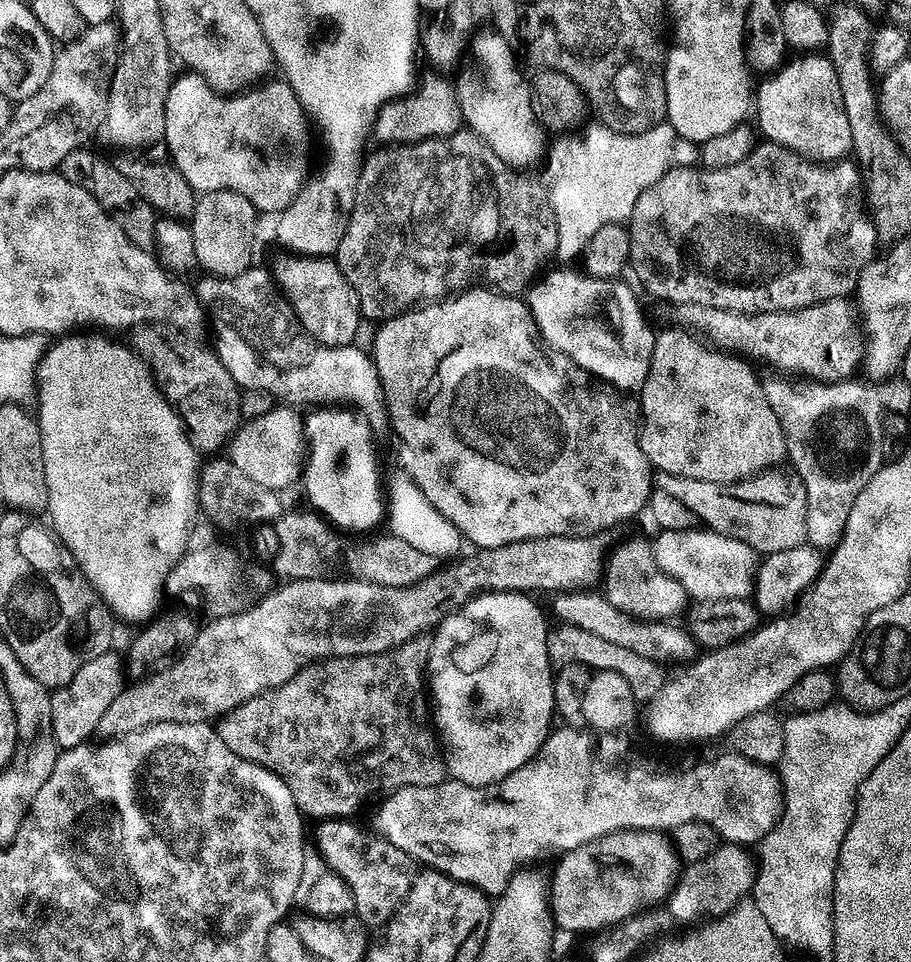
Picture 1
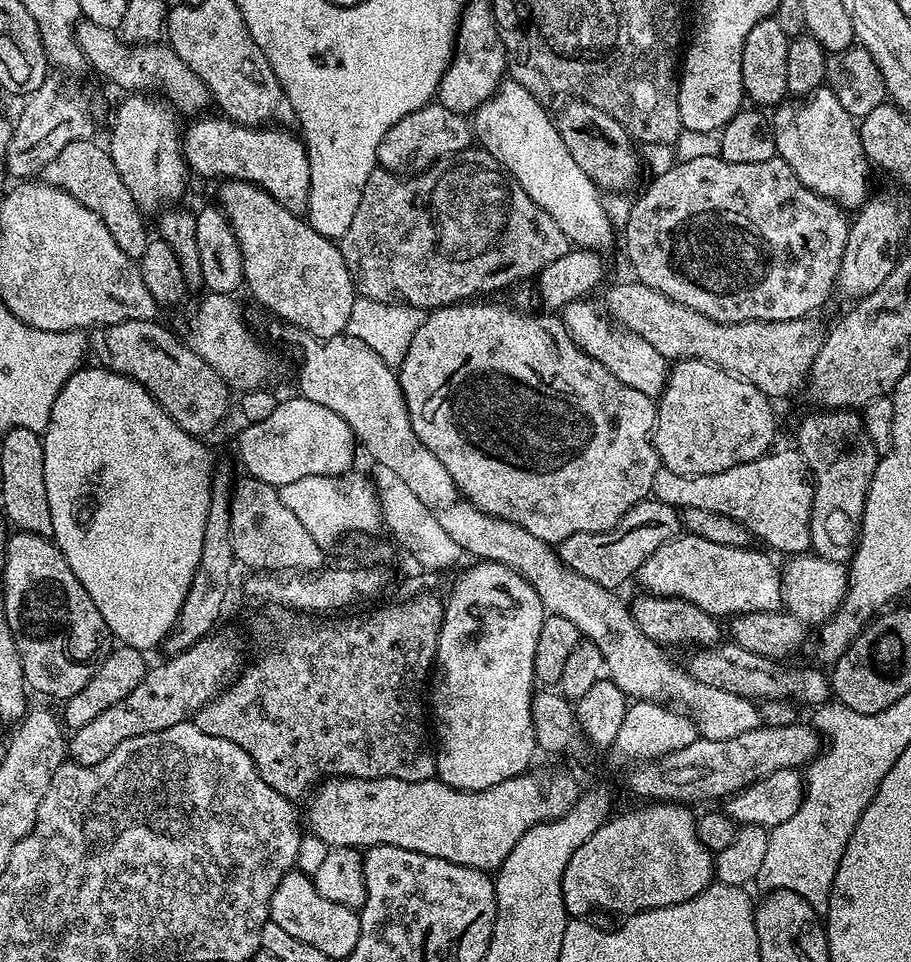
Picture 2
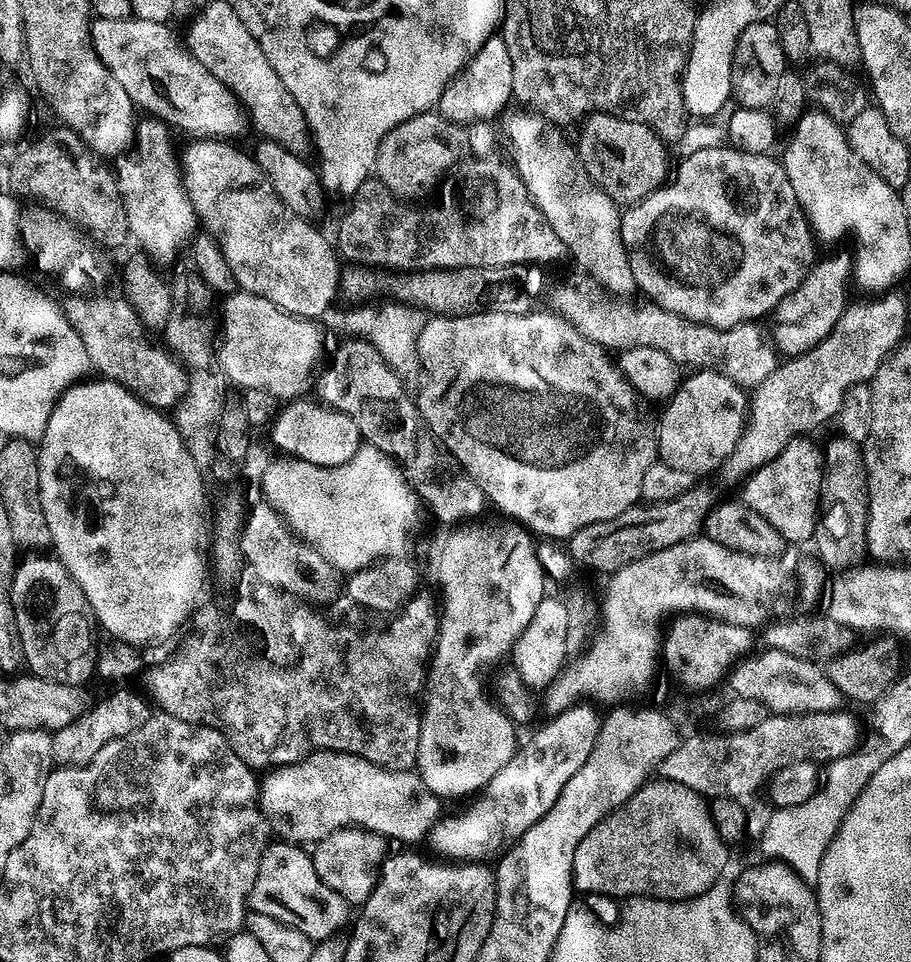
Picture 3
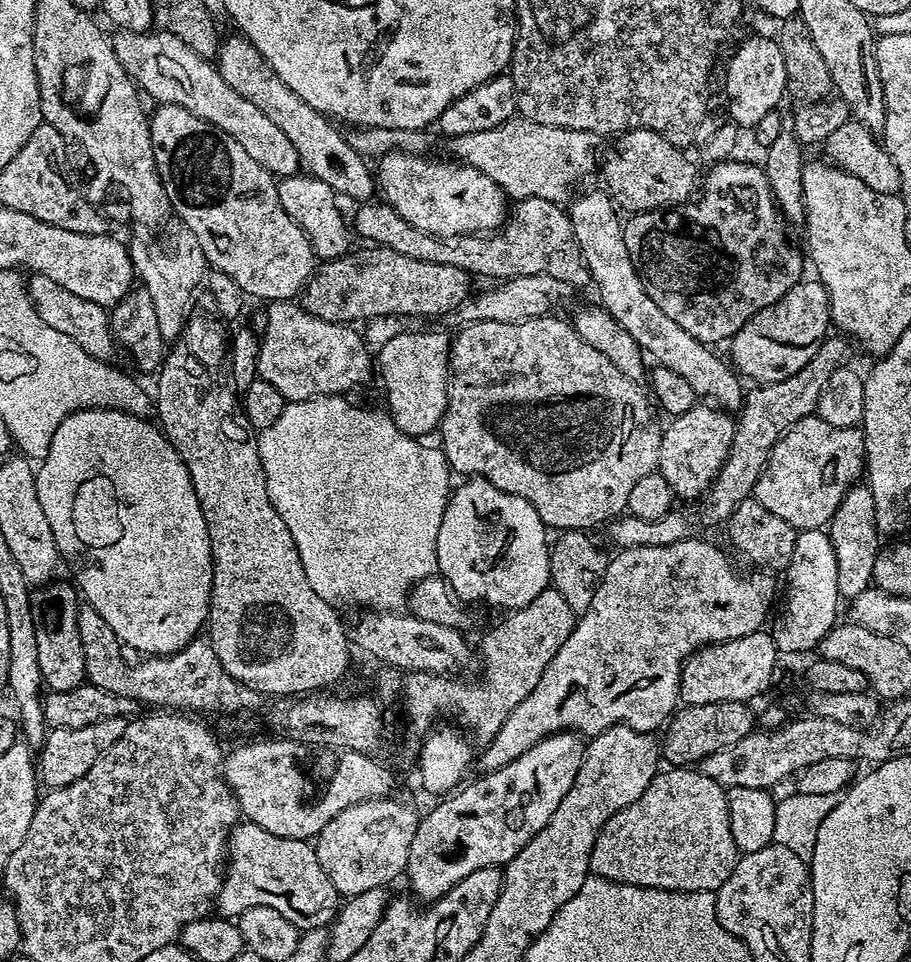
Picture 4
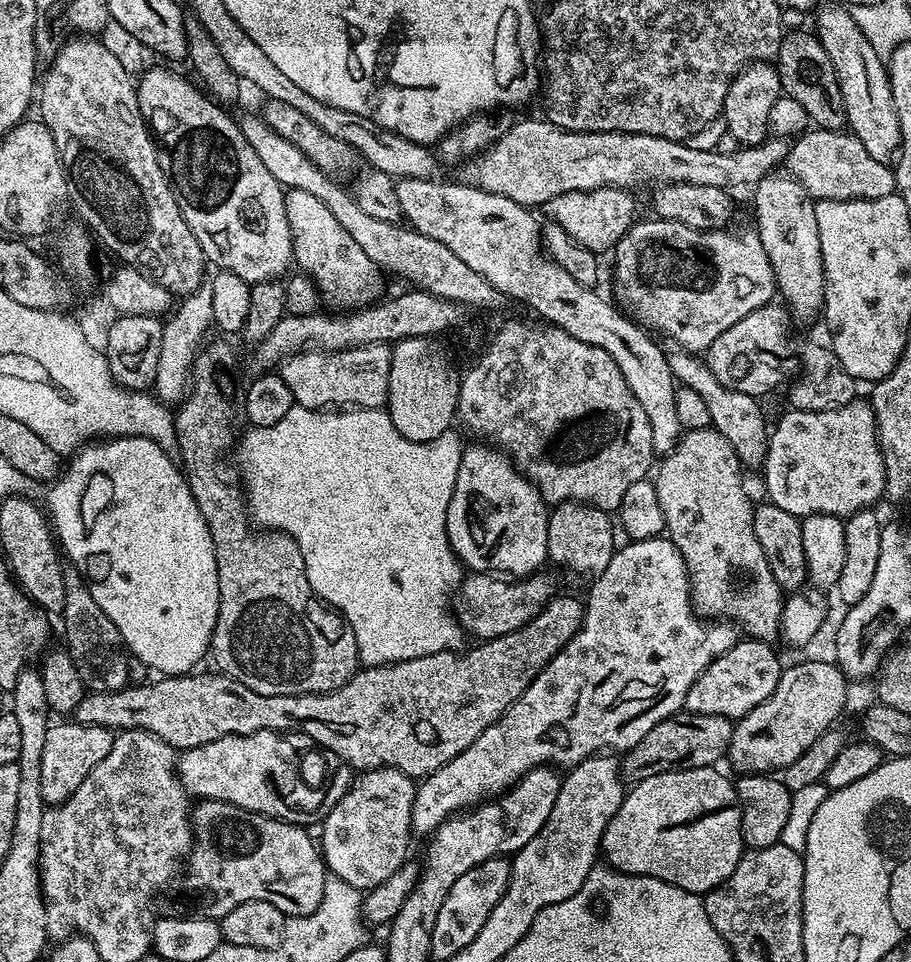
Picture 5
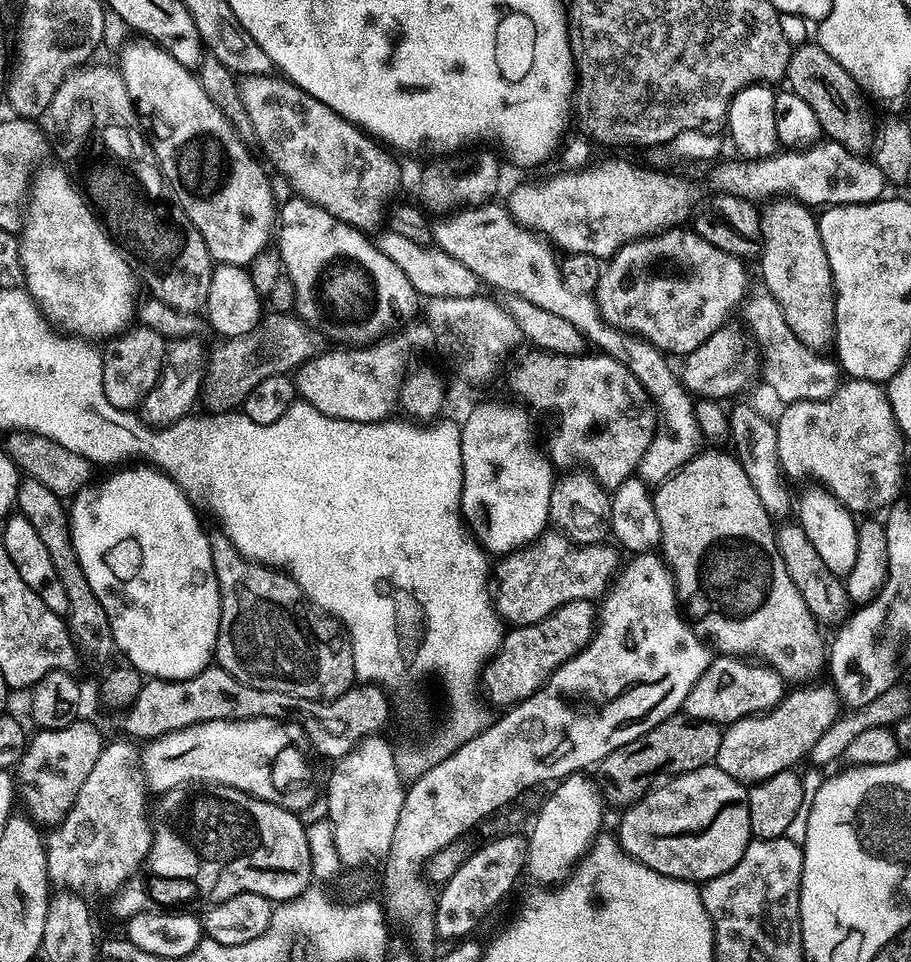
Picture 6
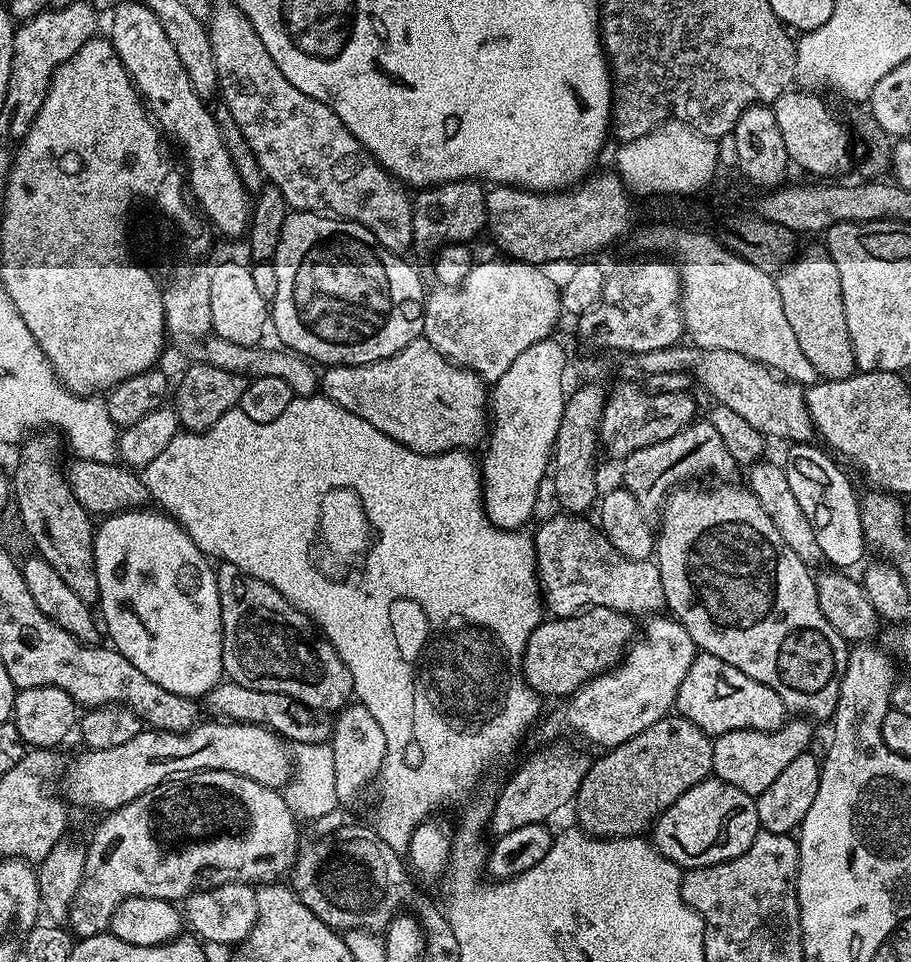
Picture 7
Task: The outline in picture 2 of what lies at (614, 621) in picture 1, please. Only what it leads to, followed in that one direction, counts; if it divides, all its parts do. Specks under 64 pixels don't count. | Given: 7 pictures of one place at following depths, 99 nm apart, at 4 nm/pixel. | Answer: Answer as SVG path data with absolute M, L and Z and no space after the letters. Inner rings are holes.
M720 642L715 646L700 646L688 656L686 671L689 672L698 682L706 682L706 686L718 686L718 690L730 690L730 694L757 698L761 696L761 701L777 702L779 700L791 700L799 702L801 705L812 704L819 706L829 703L830 700L830 680L827 675L824 676L816 668L783 668L783 663L777 662L771 656L759 656L742 646L731 642Z

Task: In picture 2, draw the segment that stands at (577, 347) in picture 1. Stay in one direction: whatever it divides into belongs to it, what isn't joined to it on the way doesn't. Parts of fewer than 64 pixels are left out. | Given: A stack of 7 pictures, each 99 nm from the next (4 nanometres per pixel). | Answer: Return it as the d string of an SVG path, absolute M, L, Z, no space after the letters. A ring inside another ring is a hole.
M588 298L576 300L562 309L564 329L571 334L573 342L583 352L590 354L590 358L602 362L602 366L606 366L606 370L610 370L618 382L626 382L626 386L634 386L634 390L642 390L642 394L647 396L659 397L668 381L670 361L658 354L658 350L654 350L646 338L638 338L638 334L616 323L590 301Z

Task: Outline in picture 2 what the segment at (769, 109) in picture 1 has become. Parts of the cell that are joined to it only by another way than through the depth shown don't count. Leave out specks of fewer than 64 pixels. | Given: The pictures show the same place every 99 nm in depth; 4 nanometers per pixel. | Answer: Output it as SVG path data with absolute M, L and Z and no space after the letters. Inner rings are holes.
M821 86L795 102L781 103L773 112L776 113L771 113L770 119L776 156L785 160L790 170L794 170L802 186L827 200L839 202L848 210L855 209L868 199L870 165L862 150L857 121L842 110L838 98L834 98L827 86Z

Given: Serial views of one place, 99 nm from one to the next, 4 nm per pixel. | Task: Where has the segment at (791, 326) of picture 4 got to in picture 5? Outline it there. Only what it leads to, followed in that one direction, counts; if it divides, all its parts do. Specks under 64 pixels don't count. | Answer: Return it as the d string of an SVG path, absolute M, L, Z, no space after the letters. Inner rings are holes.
M776 302L748 312L711 343L706 350L708 368L723 385L739 393L764 398L800 370L799 357L794 357L790 348L790 318L789 309Z

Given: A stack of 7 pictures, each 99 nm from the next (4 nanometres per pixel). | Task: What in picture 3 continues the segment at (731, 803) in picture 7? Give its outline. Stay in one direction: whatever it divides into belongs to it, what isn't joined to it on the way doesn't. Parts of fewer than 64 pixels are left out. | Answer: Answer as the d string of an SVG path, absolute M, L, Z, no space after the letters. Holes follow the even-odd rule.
M667 778L649 779L621 808L617 808L574 850L572 882L577 893L593 892L596 896L653 896L656 900L689 900L714 886L725 875L729 845L714 826L712 809L705 797L689 786Z

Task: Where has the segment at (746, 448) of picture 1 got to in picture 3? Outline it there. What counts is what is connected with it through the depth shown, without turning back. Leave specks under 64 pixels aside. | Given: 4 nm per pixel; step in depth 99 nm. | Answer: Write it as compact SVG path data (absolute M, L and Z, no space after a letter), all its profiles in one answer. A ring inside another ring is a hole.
M696 370L685 375L680 382L680 389L671 400L663 405L664 413L658 416L658 456L681 474L688 472L692 476L704 476L707 472L715 473L724 459L732 453L744 432L750 400L745 389L739 388L730 378L717 372Z

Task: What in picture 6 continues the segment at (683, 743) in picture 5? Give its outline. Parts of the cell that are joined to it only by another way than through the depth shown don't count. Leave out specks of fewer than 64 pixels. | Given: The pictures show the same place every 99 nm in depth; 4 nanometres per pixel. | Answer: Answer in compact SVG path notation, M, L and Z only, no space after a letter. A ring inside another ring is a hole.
M683 714L666 718L658 722L658 726L646 730L646 734L634 738L634 742L626 742L626 746L618 746L618 750L606 754L606 758L600 760L599 791L609 805L610 803L620 804L619 806L635 804L652 791L659 772L662 774L661 777L671 778L713 763L718 754L721 735L721 729L711 720L693 720L692 717Z

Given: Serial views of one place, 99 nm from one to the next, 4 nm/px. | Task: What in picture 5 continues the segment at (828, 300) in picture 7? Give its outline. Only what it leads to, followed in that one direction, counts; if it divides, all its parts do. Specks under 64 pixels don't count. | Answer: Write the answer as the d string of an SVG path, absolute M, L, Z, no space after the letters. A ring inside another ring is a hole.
M788 174L778 175L765 175L760 183L755 185L755 231L766 250L766 258L770 258L779 295L784 295L783 303L796 316L798 314L804 320L812 320L823 313L826 295L822 238L818 238L816 204L799 180Z

